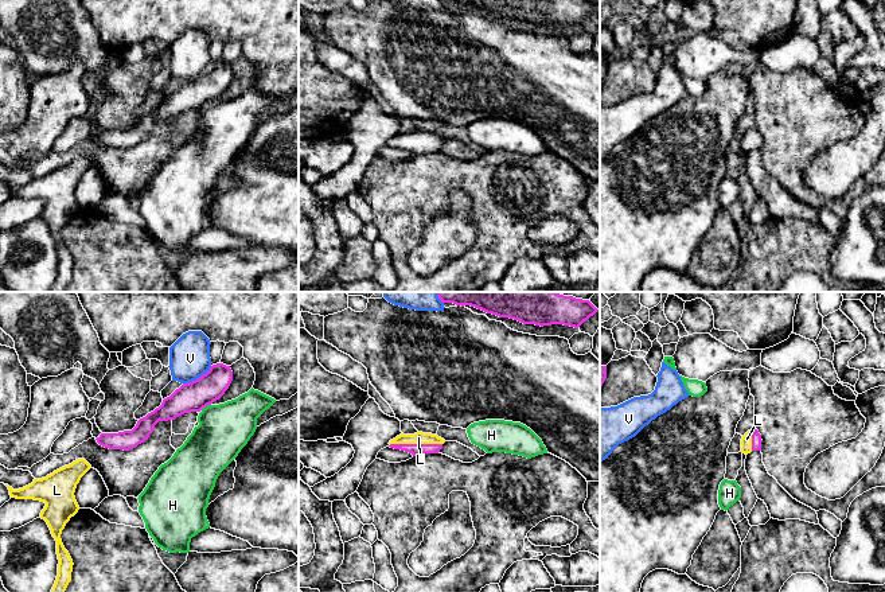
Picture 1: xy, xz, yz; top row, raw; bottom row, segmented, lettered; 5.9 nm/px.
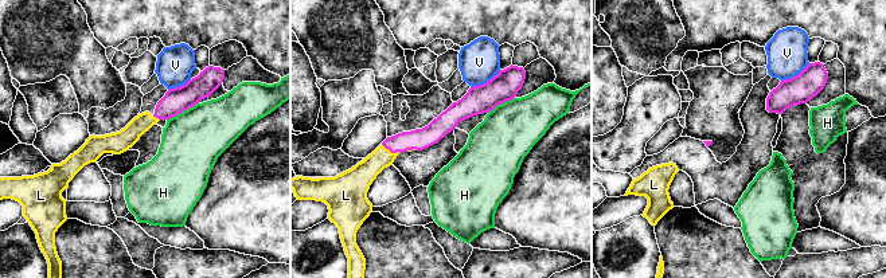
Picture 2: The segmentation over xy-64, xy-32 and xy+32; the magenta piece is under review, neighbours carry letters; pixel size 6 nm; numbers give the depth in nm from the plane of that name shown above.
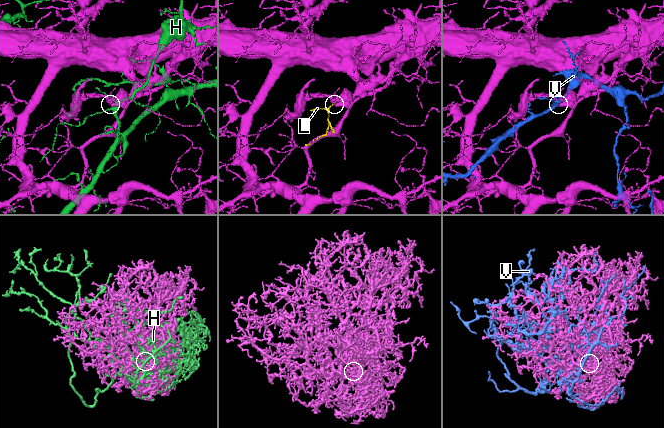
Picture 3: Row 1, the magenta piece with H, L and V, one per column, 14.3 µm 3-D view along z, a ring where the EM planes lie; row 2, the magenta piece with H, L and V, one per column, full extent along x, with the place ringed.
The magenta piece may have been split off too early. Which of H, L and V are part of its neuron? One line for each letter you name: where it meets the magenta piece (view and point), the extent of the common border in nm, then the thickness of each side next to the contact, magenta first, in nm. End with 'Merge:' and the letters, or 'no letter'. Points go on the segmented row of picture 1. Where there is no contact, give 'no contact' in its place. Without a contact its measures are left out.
L: meets magenta in xz at (416, 444); contact 320 nm long; 70 nm thick on the magenta side, 70 nm on the other
Merge: L

